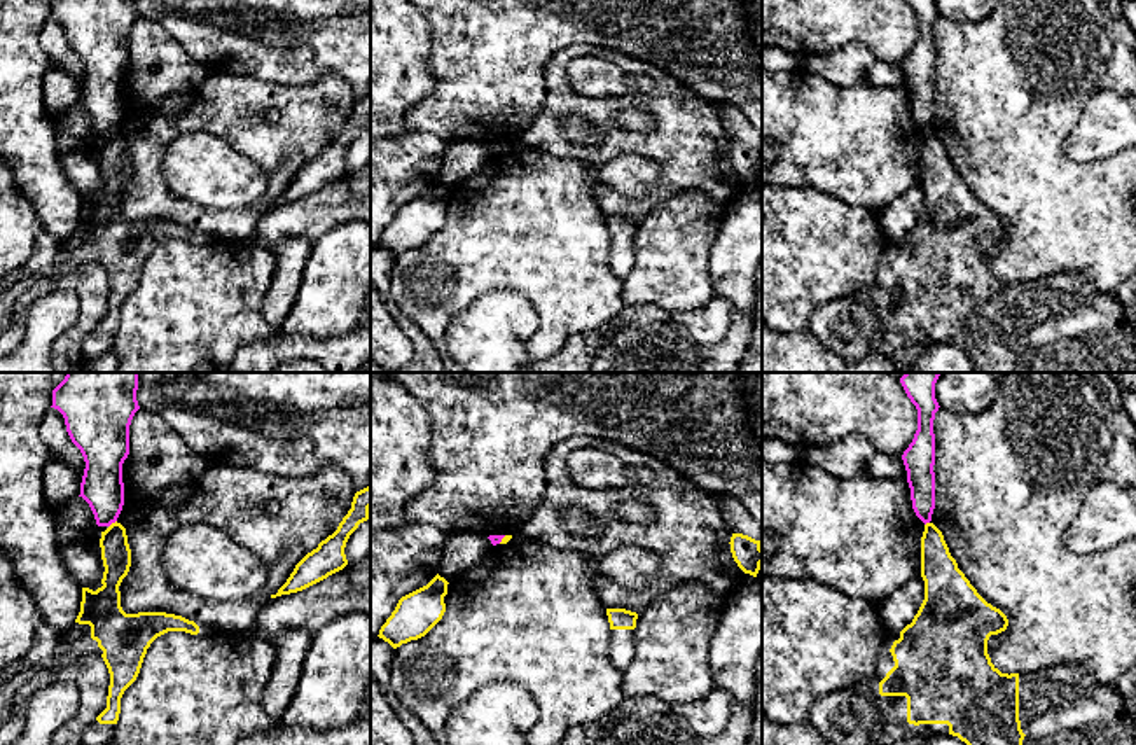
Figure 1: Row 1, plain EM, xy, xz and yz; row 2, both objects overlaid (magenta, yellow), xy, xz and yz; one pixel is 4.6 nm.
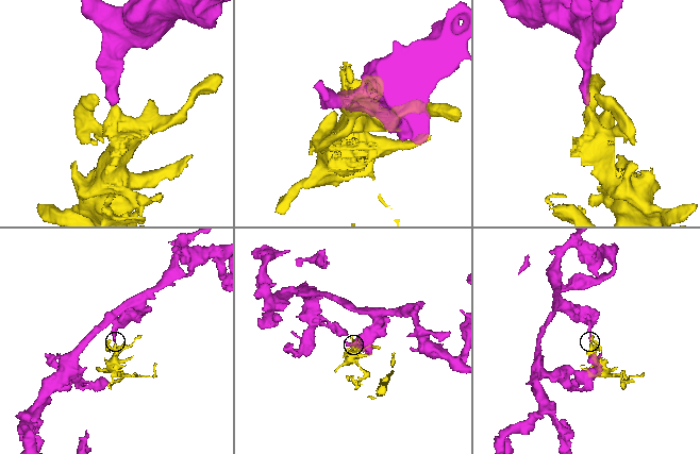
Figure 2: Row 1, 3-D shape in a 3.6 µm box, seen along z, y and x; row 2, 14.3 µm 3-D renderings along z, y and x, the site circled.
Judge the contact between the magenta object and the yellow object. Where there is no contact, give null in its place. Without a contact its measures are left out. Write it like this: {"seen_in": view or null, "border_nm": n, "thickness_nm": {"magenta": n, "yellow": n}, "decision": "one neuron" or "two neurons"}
{"seen_in": "xy", "border_nm": 50, "thickness_nm": {"magenta": 200, "yellow": 140}, "decision": "two neurons"}

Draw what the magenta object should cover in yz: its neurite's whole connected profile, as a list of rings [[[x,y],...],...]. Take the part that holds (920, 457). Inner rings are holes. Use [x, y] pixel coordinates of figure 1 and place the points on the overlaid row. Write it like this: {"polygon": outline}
{"polygon": [[[905,372],[900,383],[918,409],[918,430],[904,451],[911,500],[916,516],[926,525],[935,509],[935,434],[933,420],[939,411],[935,383],[940,372]]]}

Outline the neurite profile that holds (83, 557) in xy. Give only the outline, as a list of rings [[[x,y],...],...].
[[[94,526],[91,533],[80,535],[63,546],[58,544],[58,553],[63,567],[79,582],[80,588],[101,584],[103,560],[100,539],[108,526]]]

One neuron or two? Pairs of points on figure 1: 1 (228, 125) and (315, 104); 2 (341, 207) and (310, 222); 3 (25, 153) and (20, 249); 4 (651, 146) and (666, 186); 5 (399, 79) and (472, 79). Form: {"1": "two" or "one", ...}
{"1": "one", "2": "one", "3": "two", "4": "one", "5": "two"}

